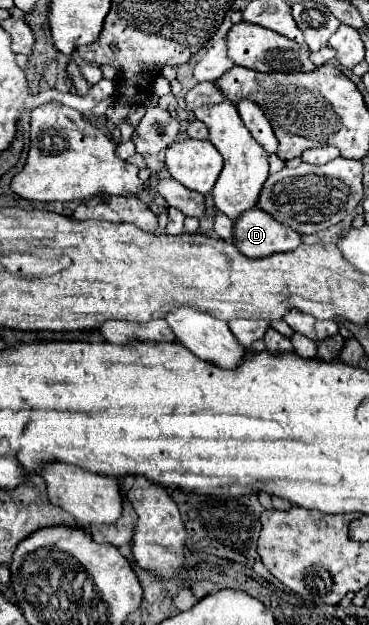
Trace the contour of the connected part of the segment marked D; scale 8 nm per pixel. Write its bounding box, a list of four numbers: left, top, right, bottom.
[234,207,302,257]

